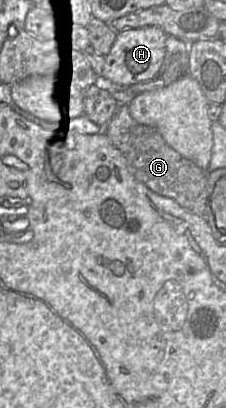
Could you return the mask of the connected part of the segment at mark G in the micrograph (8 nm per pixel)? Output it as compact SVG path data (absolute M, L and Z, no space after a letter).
M119 104L104 131L123 153L134 176L153 192L175 200L184 209L206 219L206 184L210 171L183 157L154 127L138 123L129 113L129 104Z

